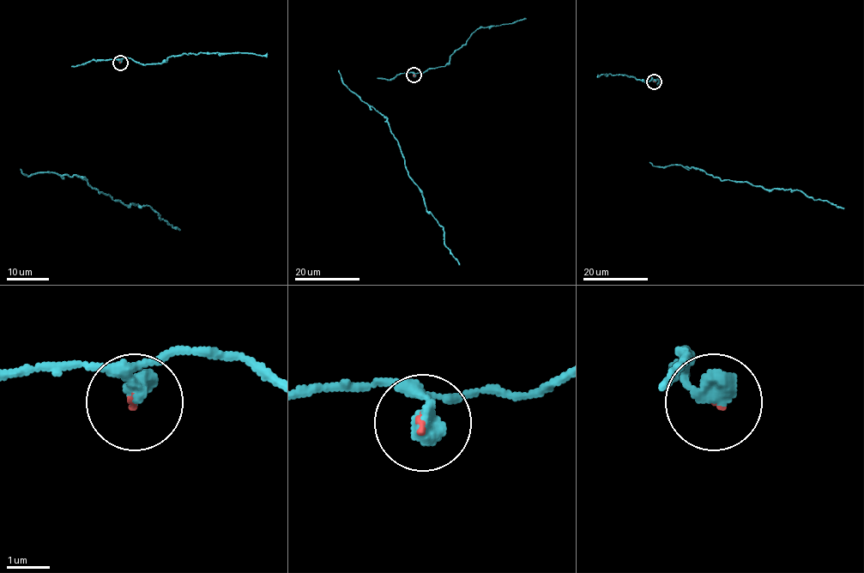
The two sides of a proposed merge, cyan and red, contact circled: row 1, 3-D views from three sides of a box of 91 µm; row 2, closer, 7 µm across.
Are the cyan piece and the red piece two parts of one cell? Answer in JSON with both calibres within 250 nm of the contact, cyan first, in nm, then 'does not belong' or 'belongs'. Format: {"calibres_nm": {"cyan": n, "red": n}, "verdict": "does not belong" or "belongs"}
{"calibres_nm": {"cyan": 550, "red": 50}, "verdict": "belongs"}

